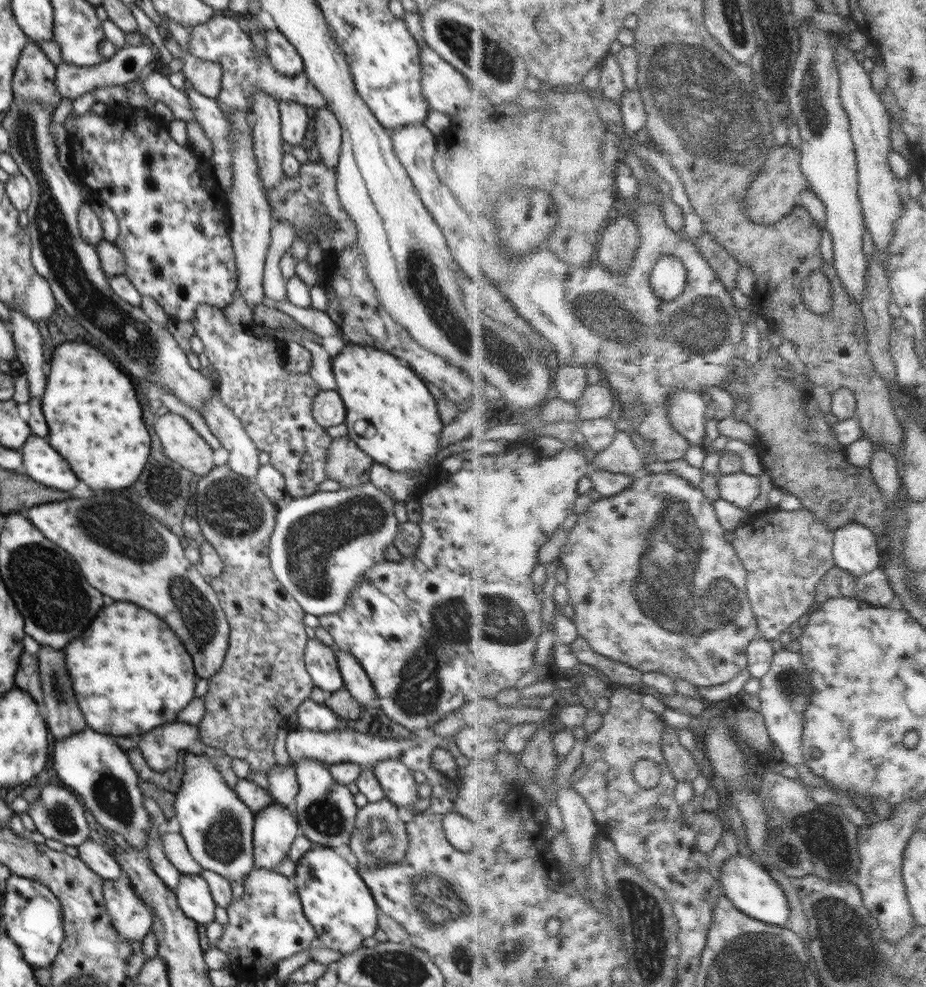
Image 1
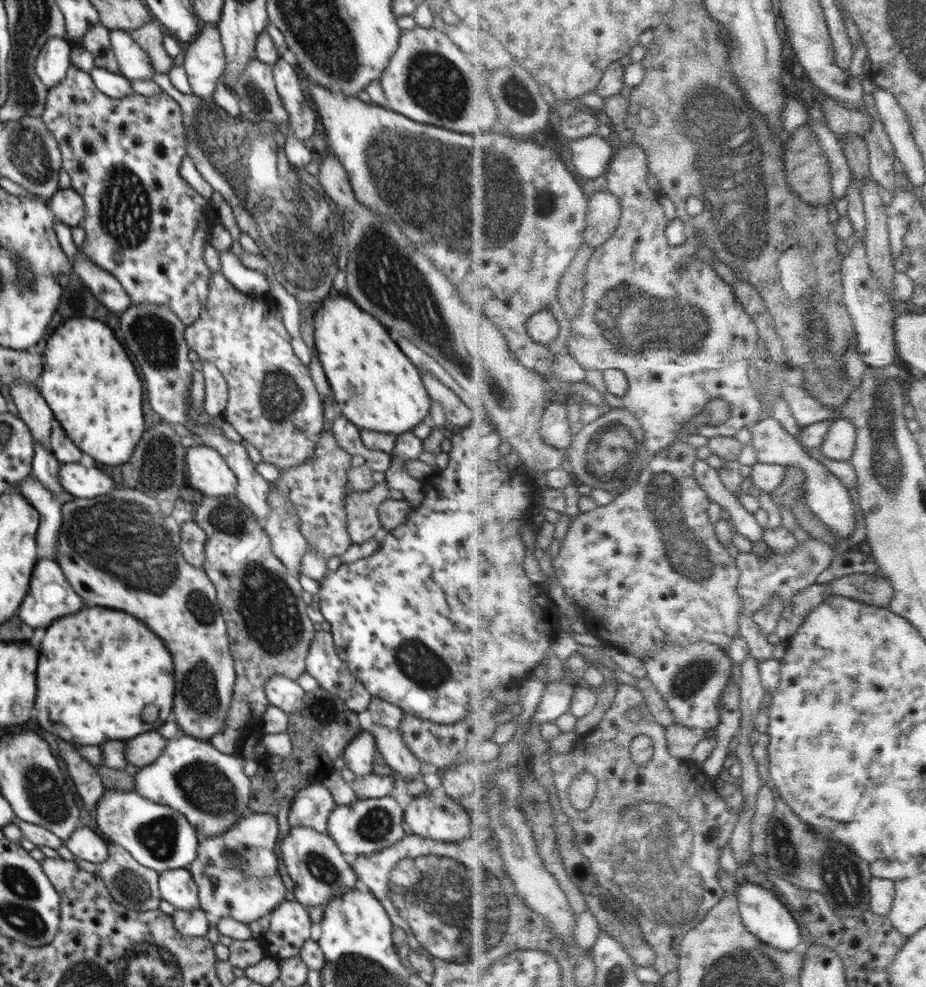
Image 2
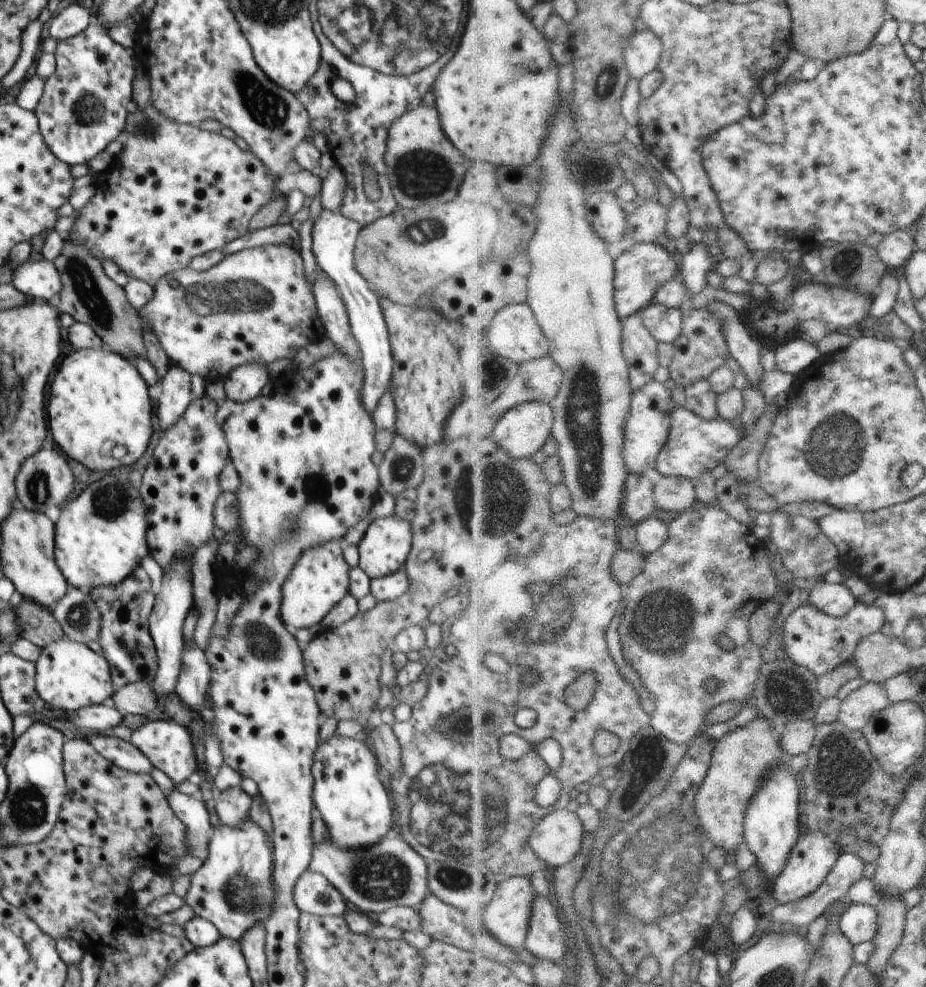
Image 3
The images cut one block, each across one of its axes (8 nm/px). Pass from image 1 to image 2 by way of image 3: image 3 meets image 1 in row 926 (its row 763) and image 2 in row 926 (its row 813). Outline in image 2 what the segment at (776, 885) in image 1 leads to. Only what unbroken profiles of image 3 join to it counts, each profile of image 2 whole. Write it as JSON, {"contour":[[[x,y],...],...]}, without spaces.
{"contour":[[[746,882],[739,886],[739,908],[743,915],[743,920],[756,937],[763,942],[776,946],[785,952],[792,952],[798,944],[806,940],[802,924],[796,919],[791,908],[783,902],[777,890],[764,888],[762,884],[756,882]]]}

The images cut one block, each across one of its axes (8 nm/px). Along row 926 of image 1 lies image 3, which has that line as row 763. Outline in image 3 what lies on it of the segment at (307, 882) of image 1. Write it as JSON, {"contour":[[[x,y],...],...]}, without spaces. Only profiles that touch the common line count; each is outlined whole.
{"contour":[[[334,734],[327,741],[321,742],[316,749],[311,773],[314,777],[313,801],[320,810],[322,820],[333,843],[343,851],[374,847],[387,838],[393,821],[390,808],[391,796],[378,777],[377,758],[361,736],[356,738],[341,737]]]}

